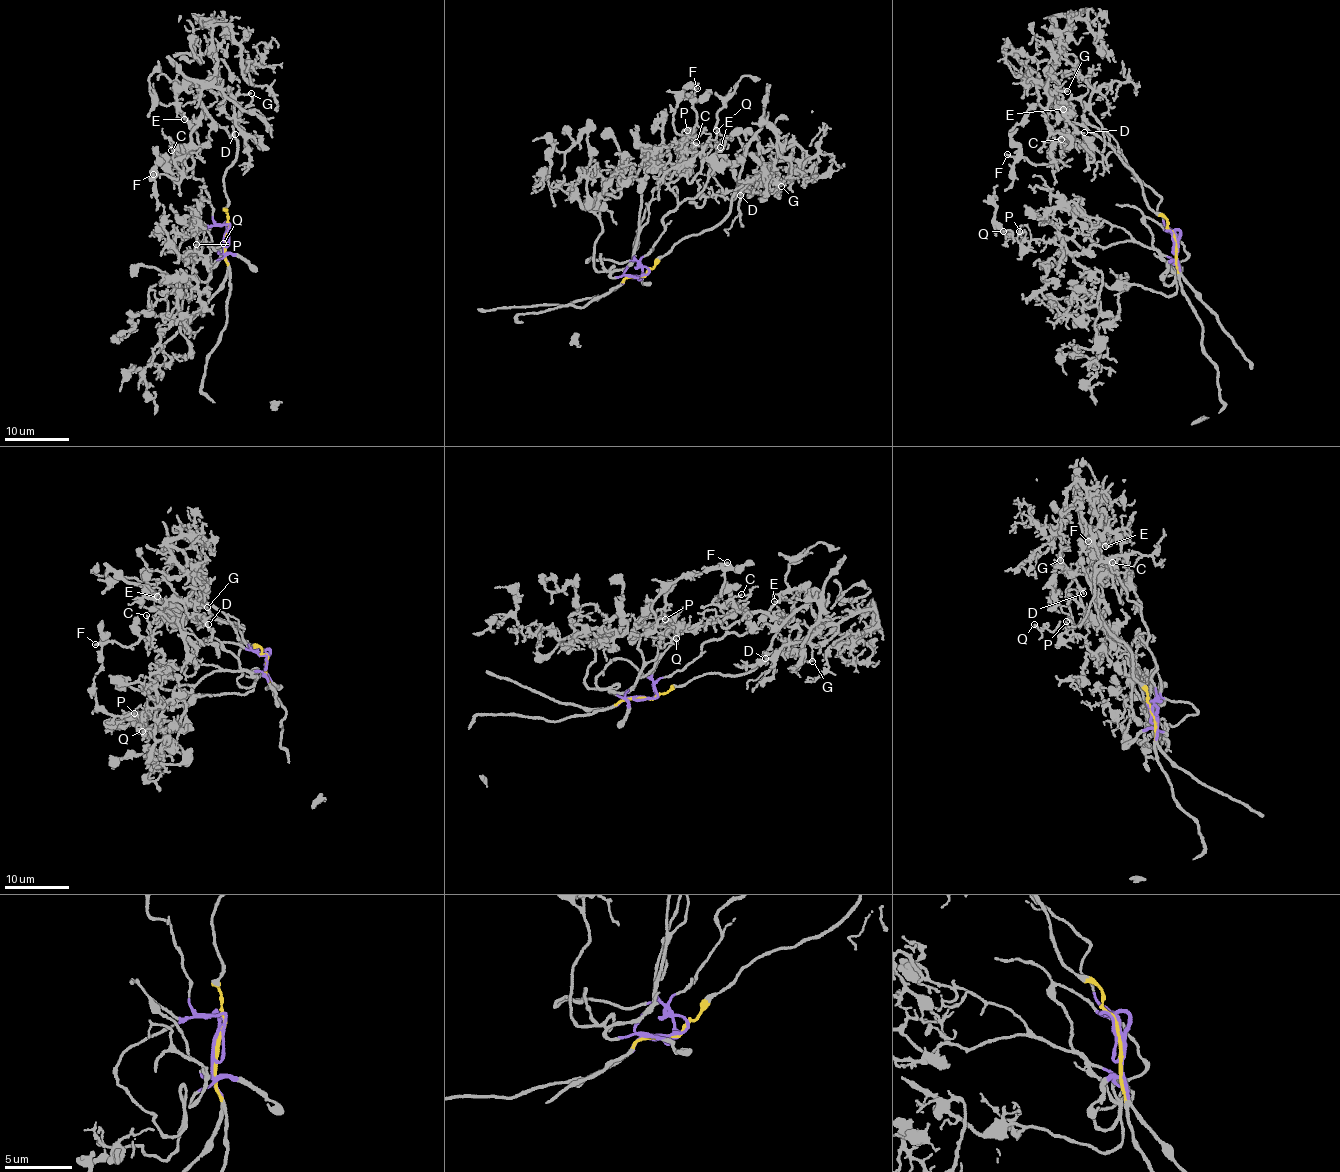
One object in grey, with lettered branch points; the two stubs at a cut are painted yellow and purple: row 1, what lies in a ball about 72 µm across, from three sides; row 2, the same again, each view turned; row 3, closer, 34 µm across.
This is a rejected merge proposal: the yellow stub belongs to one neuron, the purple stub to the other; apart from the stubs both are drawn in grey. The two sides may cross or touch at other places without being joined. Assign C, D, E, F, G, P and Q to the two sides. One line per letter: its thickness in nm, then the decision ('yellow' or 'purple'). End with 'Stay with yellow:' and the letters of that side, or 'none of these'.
C: 110 nm | purple
D: 130 nm | yellow
E: 120 nm | purple
F: 150 nm | purple
G: 100 nm | yellow
P: 120 nm | purple
Q: 130 nm | purple
Stay with yellow: D, G

